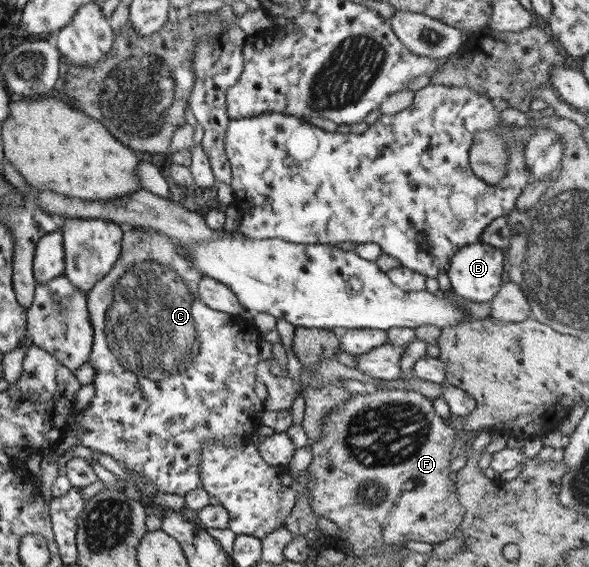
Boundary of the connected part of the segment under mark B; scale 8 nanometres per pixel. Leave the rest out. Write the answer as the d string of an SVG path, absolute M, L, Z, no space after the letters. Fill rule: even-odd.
M476 242L461 247L449 259L446 274L451 283L451 291L455 296L481 304L493 300L502 285L503 253L501 249L482 242Z

